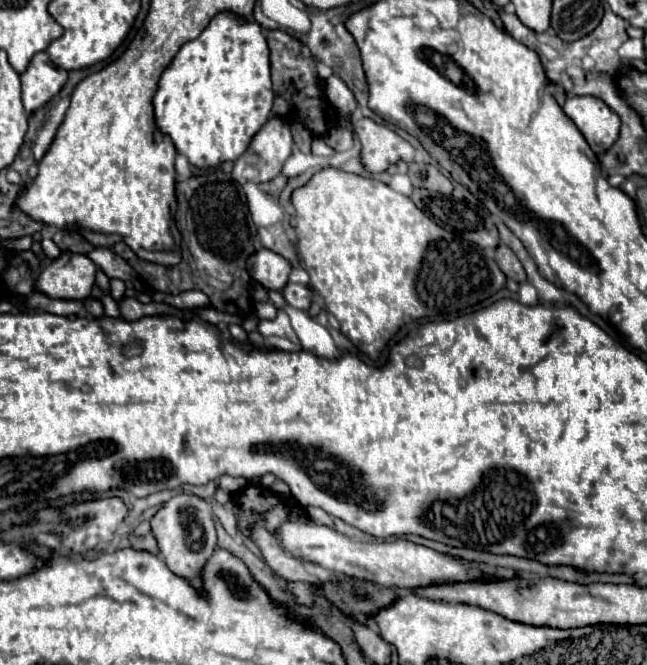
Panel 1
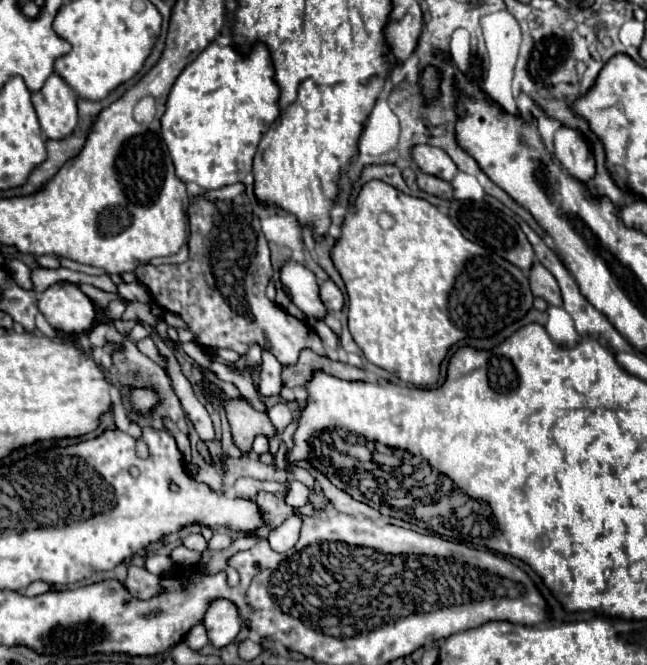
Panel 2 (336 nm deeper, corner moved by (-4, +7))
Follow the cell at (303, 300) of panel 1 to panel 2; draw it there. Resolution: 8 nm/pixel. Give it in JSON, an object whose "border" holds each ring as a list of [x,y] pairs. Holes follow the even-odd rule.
{"border":[[[325,280],[319,286],[319,296],[329,312],[339,312],[343,308],[343,294],[331,280]]]}

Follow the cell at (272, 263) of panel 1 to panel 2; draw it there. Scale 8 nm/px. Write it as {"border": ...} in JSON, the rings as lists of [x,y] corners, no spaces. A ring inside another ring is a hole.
{"border":[[[285,262],[283,268],[279,270],[279,280],[283,284],[283,288],[287,290],[291,302],[303,310],[307,316],[313,316],[313,318],[323,318],[327,314],[325,306],[321,304],[321,298],[319,298],[319,292],[317,292],[317,280],[315,280],[315,274],[305,268],[303,264],[299,262]]]}

